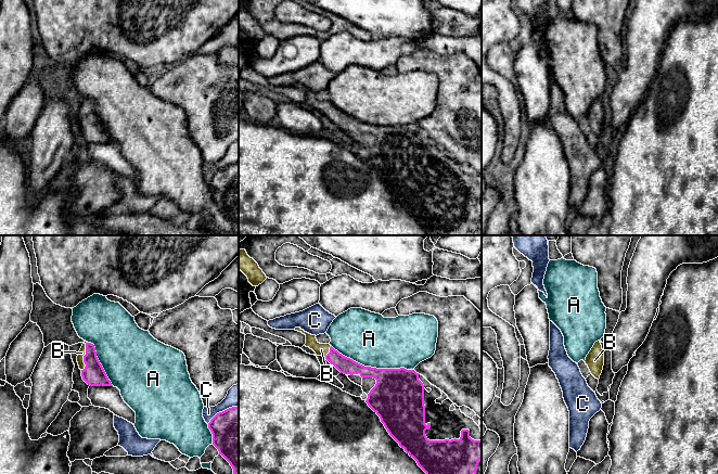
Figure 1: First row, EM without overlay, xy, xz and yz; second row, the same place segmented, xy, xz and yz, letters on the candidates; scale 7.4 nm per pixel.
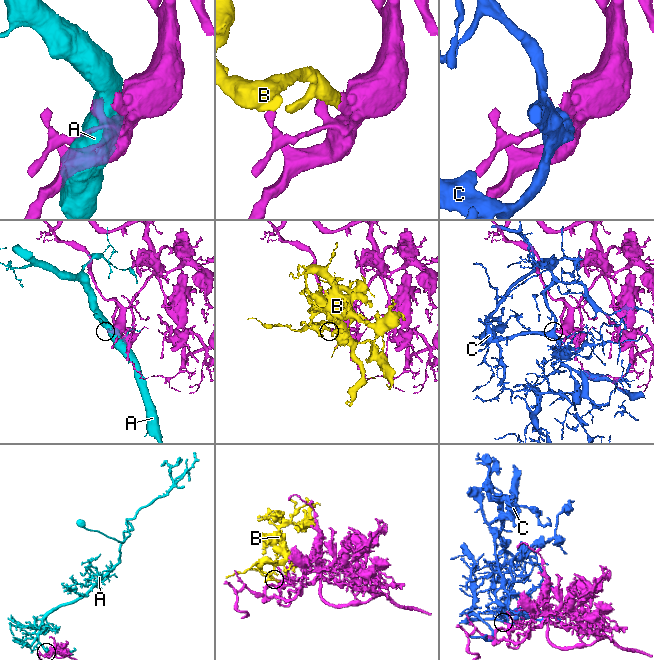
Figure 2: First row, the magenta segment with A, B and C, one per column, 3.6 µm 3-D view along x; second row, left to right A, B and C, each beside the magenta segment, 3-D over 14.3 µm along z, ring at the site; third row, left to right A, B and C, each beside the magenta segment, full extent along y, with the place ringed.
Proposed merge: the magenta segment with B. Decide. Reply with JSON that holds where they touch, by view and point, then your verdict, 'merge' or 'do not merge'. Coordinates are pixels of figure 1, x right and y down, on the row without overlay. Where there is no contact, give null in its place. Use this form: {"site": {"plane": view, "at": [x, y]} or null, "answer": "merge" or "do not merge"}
{"site": {"plane": "xy", "at": [84, 114]}, "answer": "merge"}

